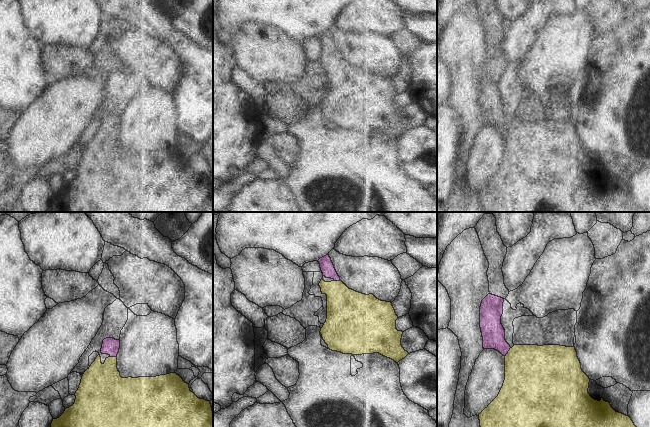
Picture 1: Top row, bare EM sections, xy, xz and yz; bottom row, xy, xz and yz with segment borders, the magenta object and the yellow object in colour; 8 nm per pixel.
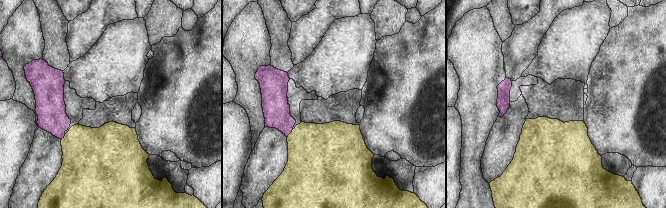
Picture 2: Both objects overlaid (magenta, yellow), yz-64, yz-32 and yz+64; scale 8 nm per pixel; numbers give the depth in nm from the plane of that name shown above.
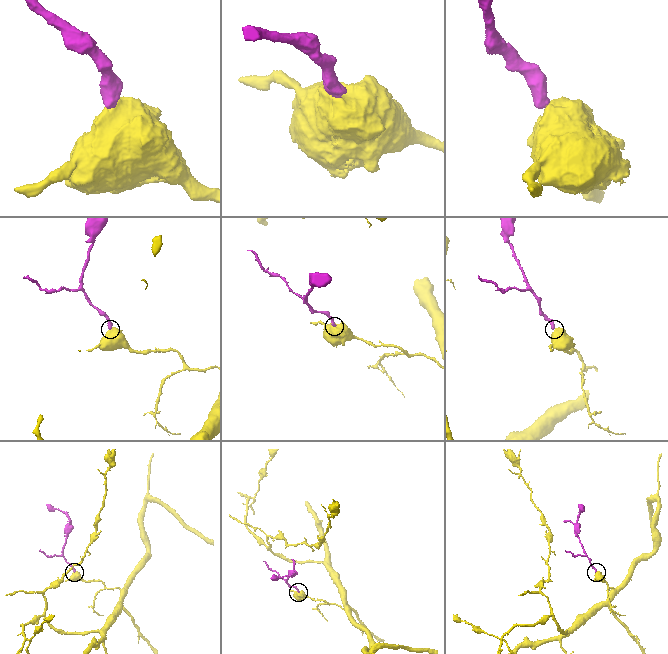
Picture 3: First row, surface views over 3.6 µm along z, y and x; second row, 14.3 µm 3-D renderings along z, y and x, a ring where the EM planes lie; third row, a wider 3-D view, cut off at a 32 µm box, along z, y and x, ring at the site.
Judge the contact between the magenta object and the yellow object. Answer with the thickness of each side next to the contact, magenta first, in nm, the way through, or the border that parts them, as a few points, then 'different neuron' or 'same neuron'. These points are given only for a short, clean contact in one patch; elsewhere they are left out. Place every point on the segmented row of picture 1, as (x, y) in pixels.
190/440 nm | across yz (493, 333), (493, 337), (507, 352), (518, 359), (531, 372) | same neuron

